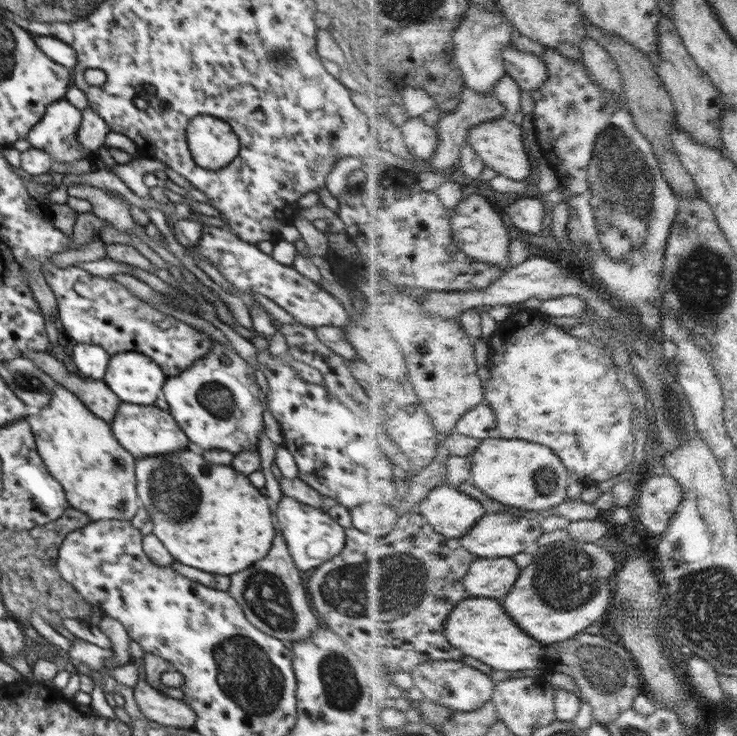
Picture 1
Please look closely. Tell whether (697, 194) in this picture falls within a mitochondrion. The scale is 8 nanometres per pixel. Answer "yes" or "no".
no

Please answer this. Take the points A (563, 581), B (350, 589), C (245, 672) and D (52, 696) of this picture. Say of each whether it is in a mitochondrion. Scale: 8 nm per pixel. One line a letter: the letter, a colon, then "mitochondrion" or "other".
A: mitochondrion
B: mitochondrion
C: mitochondrion
D: other

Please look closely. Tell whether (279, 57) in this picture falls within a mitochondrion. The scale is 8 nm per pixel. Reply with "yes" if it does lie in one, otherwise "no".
yes

